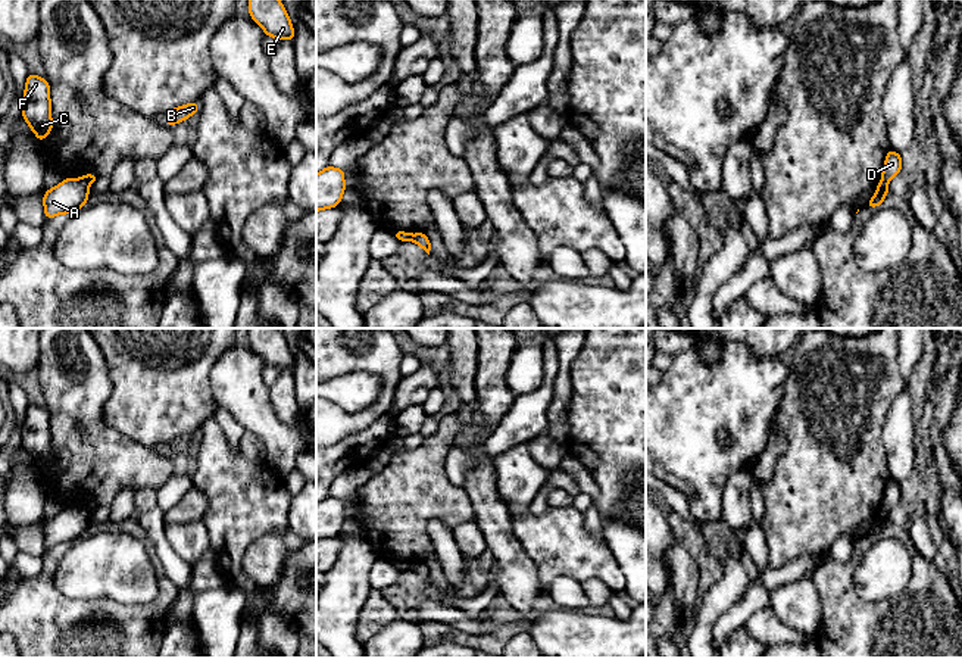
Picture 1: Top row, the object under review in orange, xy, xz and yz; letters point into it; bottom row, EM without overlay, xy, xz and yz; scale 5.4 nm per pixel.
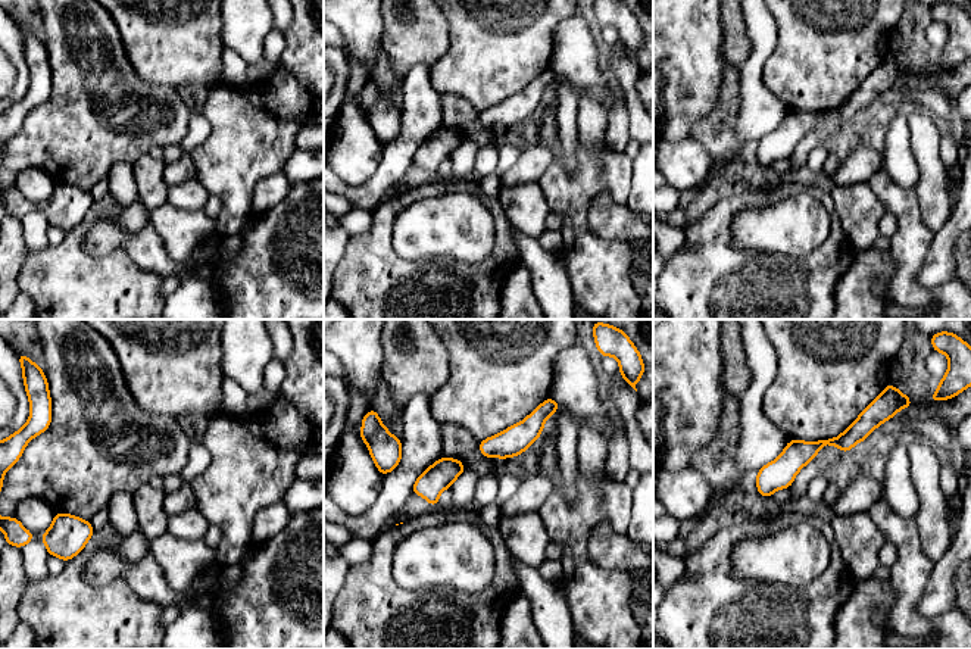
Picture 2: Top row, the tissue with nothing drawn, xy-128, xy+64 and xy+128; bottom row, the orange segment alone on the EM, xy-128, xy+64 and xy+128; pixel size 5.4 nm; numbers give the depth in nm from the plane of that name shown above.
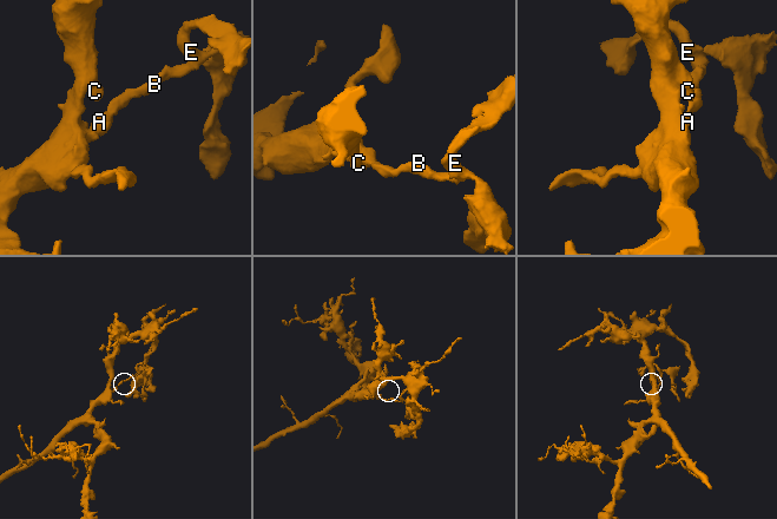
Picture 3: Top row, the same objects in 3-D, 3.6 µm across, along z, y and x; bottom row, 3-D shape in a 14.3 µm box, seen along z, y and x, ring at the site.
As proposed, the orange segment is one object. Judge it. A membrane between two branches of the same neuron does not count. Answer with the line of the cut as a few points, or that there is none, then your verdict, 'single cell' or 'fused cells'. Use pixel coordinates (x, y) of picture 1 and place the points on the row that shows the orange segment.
cut xz (415, 234), (411, 239); fused cells

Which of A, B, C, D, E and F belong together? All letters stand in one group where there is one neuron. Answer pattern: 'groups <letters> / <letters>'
groups A C F / B D E

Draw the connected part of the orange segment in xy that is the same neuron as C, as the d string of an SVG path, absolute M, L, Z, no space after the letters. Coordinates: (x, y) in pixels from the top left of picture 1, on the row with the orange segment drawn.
M28 74L22 100L22 118L40 141L44 141L53 130L50 85L47 79Z

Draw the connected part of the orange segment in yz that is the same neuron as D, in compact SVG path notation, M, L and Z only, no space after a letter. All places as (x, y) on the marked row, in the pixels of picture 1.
M888 150L886 155L886 162L881 174L881 181L888 184L888 181L900 174L902 169L902 155L893 150Z

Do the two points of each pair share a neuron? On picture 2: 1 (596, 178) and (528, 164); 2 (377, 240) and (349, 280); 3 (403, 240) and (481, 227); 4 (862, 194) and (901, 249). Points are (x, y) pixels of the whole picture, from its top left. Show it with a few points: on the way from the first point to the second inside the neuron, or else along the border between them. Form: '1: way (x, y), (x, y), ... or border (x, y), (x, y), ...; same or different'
1: border (539, 143), (552, 155), (552, 164), (537, 181); different
2: way (372, 250), (370, 259), (359, 270); same
3: way (422, 230), (452, 225), (462, 227); same
4: border (867, 183), (887, 209); different

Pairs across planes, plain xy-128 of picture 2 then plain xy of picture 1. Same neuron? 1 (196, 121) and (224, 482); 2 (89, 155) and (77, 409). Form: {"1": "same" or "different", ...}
{"1": "different", "2": "same"}

